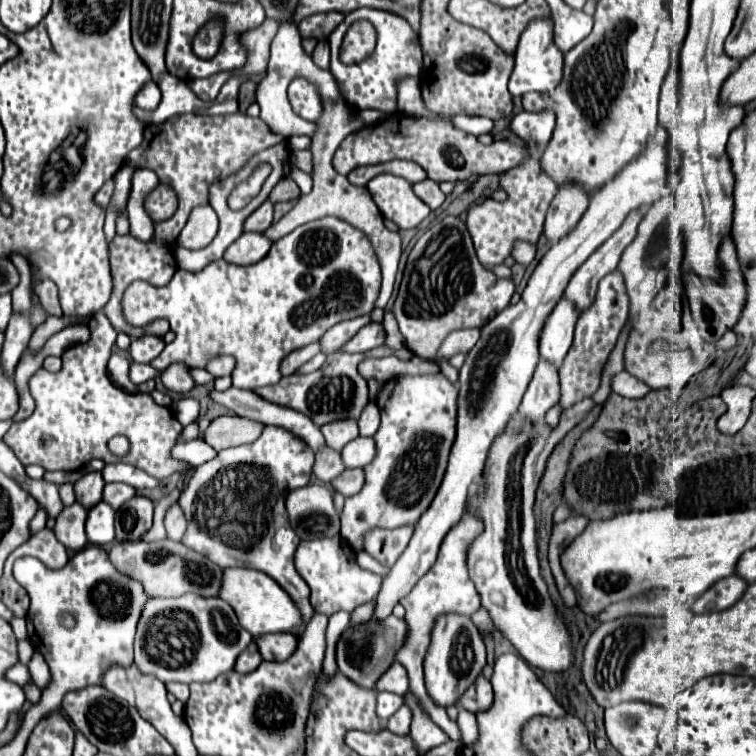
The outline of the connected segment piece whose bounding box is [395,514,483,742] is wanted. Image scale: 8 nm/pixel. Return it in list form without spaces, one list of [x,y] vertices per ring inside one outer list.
[[[463,514],[463,518],[459,520],[459,524],[455,524],[447,536],[443,538],[437,562],[431,566],[431,570],[415,584],[415,588],[411,590],[409,596],[405,596],[401,600],[401,604],[405,606],[407,614],[405,614],[405,622],[407,622],[407,636],[403,646],[397,650],[395,660],[403,664],[403,668],[409,674],[409,688],[411,692],[421,700],[423,708],[427,710],[427,714],[431,716],[431,720],[449,736],[449,740],[461,742],[461,732],[457,722],[453,722],[447,712],[443,710],[443,706],[435,706],[435,702],[431,702],[431,696],[425,690],[425,682],[423,682],[423,658],[429,646],[429,634],[433,628],[433,622],[439,614],[449,614],[449,612],[457,612],[457,614],[467,614],[471,616],[473,612],[477,612],[481,608],[481,602],[477,600],[477,590],[467,574],[467,546],[471,544],[471,540],[481,534],[483,530],[483,522],[479,518],[475,518],[473,514]]]

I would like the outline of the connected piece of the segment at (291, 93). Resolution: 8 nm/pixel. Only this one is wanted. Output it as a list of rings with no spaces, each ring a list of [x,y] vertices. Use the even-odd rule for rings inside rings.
[[[295,78],[289,84],[287,96],[289,96],[289,102],[297,116],[313,122],[321,114],[321,102],[319,102],[317,90],[303,78]]]

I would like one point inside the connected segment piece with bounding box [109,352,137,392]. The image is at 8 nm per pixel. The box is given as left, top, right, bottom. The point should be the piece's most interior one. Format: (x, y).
(119, 366)

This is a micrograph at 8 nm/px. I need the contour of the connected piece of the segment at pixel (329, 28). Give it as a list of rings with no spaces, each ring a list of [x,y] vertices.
[[[331,12],[331,14],[313,14],[301,20],[299,32],[301,38],[315,38],[315,40],[327,40],[329,34],[343,22],[343,14]]]

